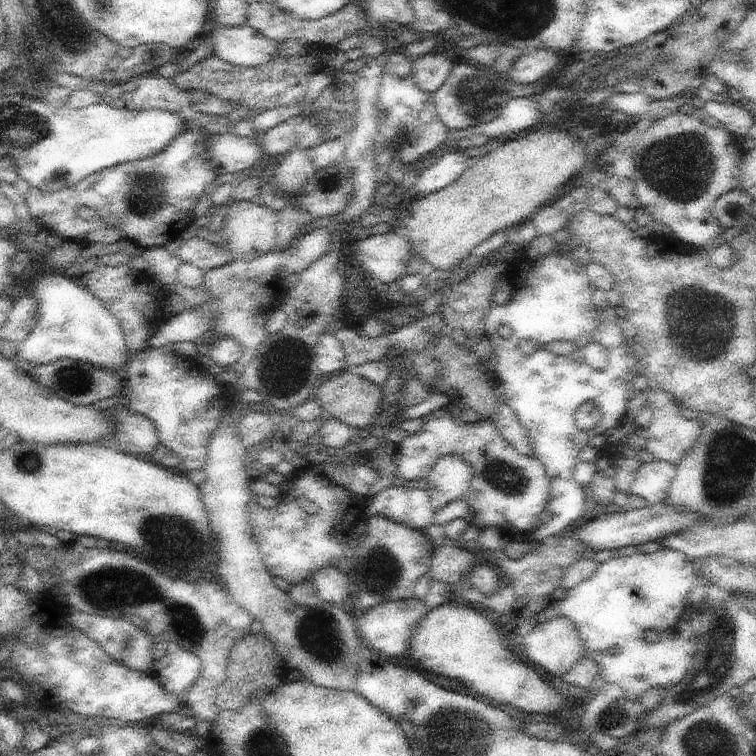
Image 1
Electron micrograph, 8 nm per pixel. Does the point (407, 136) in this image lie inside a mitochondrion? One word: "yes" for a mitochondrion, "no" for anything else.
yes

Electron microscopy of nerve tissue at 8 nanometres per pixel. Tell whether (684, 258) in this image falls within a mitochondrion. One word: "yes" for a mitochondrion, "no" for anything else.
no

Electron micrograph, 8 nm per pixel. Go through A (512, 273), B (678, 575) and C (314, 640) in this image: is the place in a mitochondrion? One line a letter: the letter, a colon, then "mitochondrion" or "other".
A: other
B: other
C: mitochondrion

